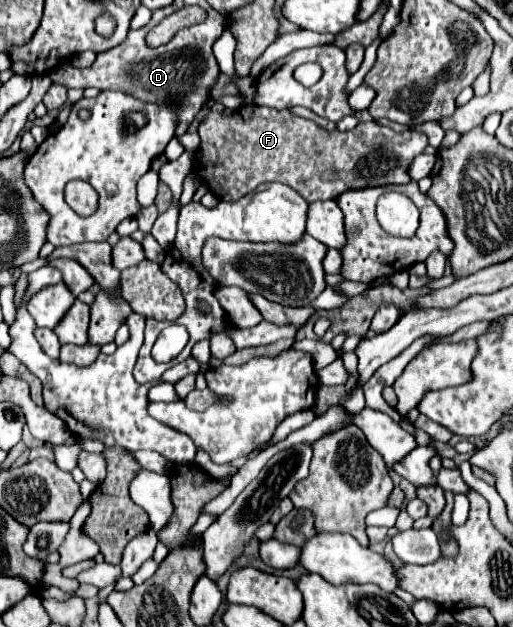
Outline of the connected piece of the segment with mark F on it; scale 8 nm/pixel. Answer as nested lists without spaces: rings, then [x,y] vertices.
[[[257,104],[241,106],[229,116],[223,112],[209,112],[199,122],[199,136],[201,136],[201,144],[195,152],[197,156],[195,172],[199,180],[207,184],[209,192],[225,202],[239,200],[241,196],[253,192],[263,182],[283,182],[293,190],[297,190],[307,202],[333,200],[339,194],[343,194],[343,190],[405,184],[409,182],[407,176],[409,162],[427,148],[427,136],[423,132],[415,132],[415,130],[393,132],[385,126],[379,126],[377,122],[361,122],[357,124],[357,128],[349,132],[339,132],[339,130],[327,132],[319,128],[315,122],[295,116],[291,110],[273,110]]]

